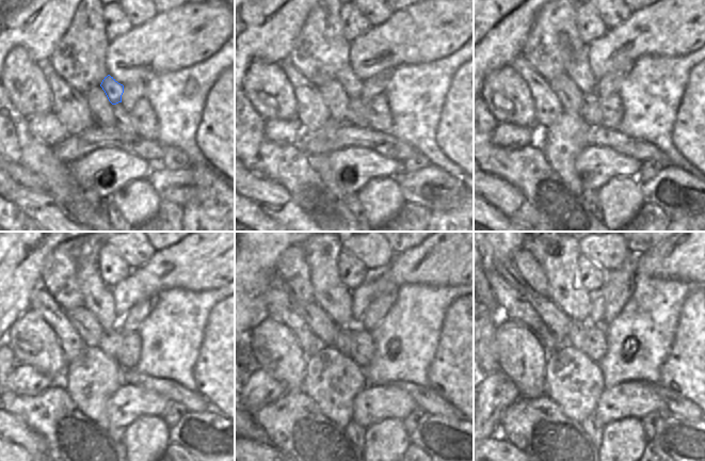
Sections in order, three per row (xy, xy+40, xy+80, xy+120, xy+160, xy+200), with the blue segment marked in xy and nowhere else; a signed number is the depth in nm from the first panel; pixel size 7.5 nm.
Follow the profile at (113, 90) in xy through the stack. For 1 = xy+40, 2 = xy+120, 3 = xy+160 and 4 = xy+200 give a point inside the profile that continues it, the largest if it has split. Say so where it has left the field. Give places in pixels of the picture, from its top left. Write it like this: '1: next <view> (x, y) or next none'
1: next xy+40 (352, 85)
2: next xy+120 (97, 298)
3: next xy+160 (330, 293)
4: next xy+200 (561, 271)

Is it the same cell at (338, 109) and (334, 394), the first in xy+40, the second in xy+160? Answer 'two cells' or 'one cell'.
two cells

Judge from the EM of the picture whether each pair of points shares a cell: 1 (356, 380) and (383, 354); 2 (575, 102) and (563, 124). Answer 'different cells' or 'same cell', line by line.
1: different cells
2: different cells

